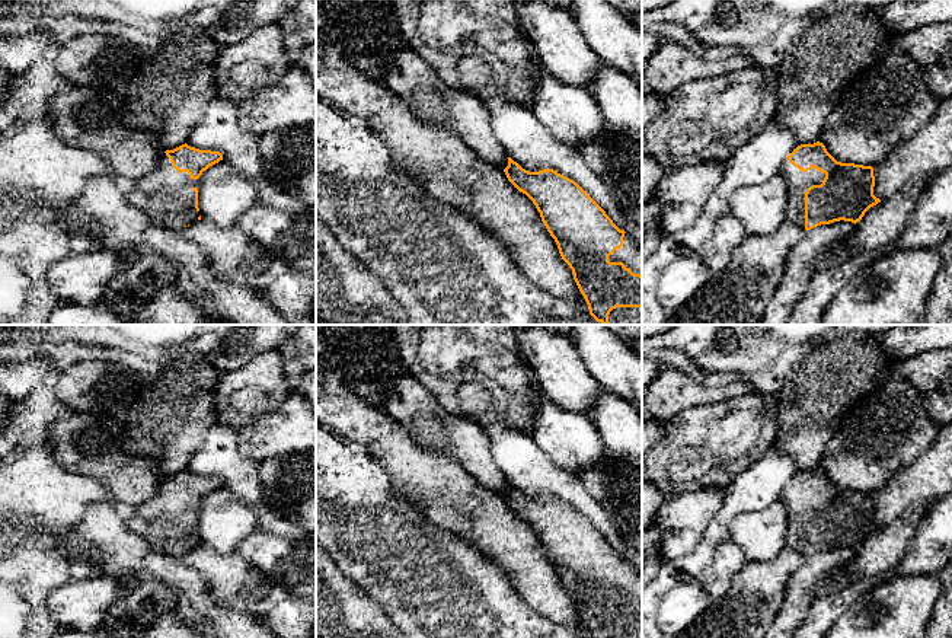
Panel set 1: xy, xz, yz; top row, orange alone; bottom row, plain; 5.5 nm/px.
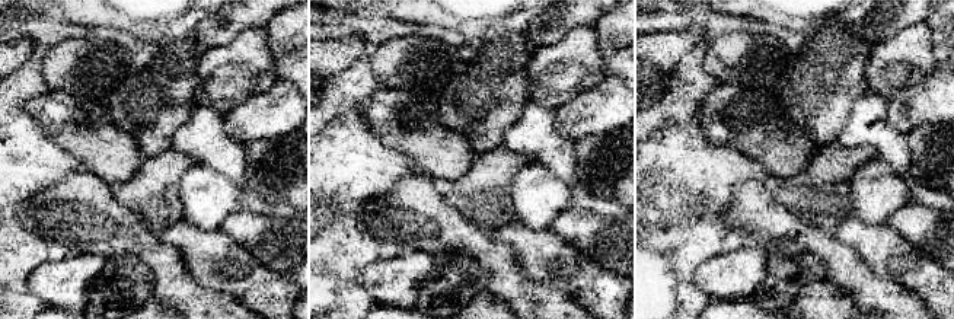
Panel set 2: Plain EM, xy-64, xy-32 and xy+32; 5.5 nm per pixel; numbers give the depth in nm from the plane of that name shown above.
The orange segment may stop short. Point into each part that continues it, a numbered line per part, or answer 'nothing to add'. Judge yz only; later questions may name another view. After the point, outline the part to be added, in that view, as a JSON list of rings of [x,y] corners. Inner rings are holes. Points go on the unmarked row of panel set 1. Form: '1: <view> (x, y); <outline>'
1: yz (798, 509); [[[786,485],[779,495],[779,501],[785,504],[789,516],[786,548],[805,555],[805,519],[812,511],[821,511],[825,500],[815,494],[802,498]]]

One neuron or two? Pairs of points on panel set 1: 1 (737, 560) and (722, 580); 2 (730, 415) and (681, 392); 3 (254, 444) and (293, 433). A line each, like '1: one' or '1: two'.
1: one
2: two
3: one

